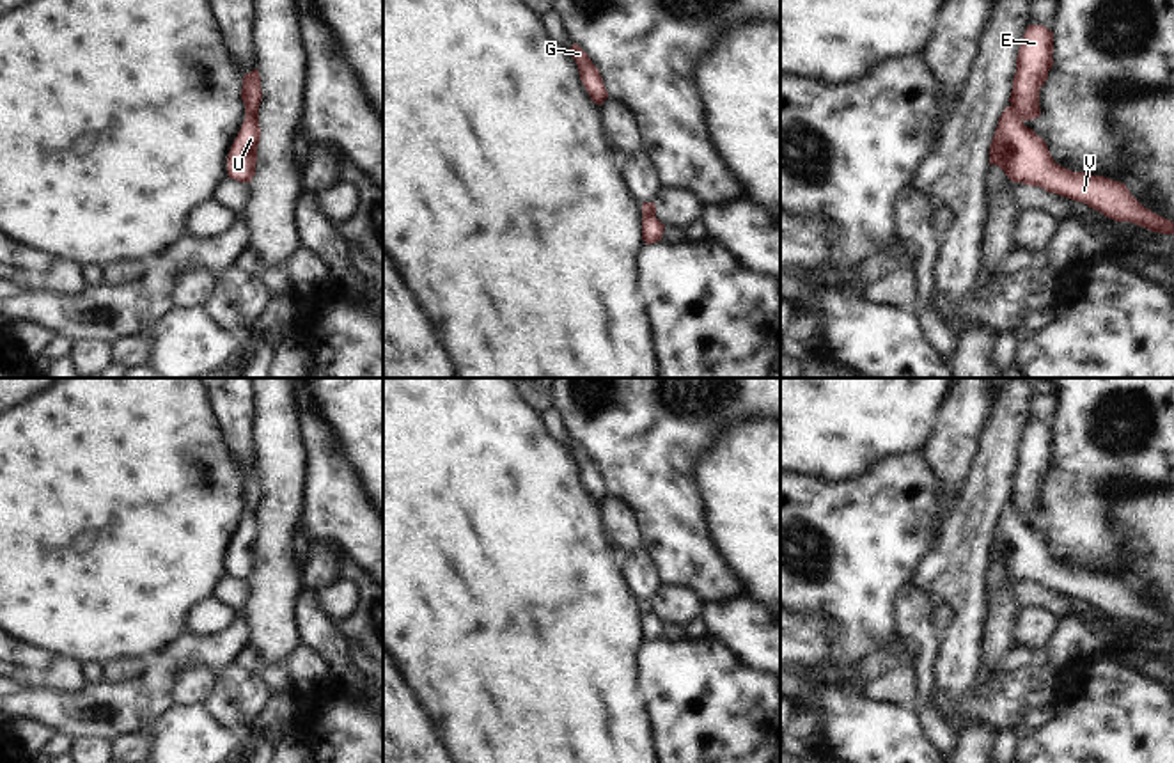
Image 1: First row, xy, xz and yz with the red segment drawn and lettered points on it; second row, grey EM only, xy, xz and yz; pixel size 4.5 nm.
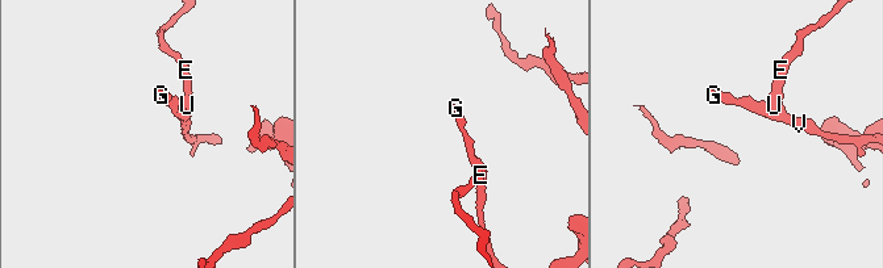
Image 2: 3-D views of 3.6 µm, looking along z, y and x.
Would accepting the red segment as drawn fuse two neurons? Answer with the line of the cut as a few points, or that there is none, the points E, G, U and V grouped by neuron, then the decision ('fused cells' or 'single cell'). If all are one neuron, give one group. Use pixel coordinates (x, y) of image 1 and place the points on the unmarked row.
cut in yz along (1009, 504), (1020, 517); E / G U V; fused cells

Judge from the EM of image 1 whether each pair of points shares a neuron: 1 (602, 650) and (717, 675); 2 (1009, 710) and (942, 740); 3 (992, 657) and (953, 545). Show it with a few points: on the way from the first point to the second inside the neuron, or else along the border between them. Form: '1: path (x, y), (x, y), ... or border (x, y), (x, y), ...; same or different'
1: border (646, 643), (642, 648), (644, 700); different
2: border (928, 705), (958, 735); different
3: border (990, 598), (985, 660), (978, 676); different

